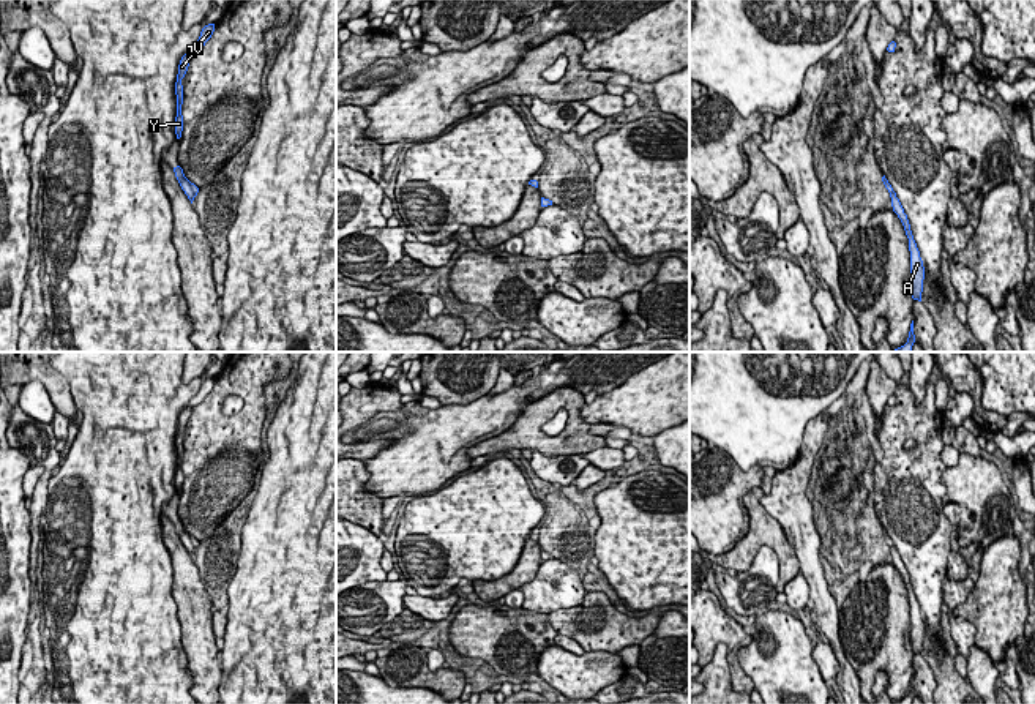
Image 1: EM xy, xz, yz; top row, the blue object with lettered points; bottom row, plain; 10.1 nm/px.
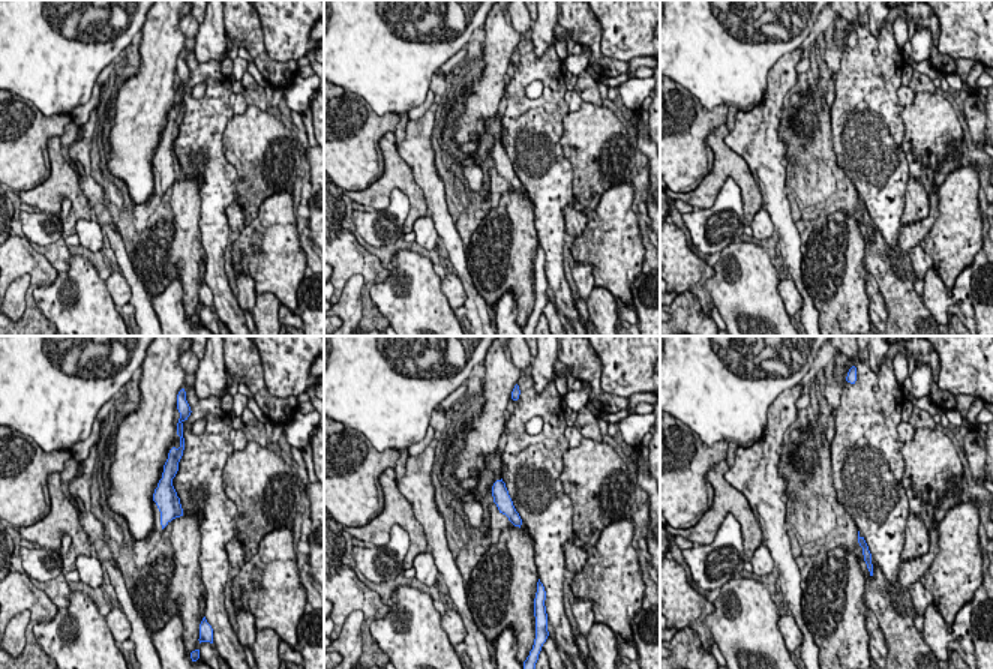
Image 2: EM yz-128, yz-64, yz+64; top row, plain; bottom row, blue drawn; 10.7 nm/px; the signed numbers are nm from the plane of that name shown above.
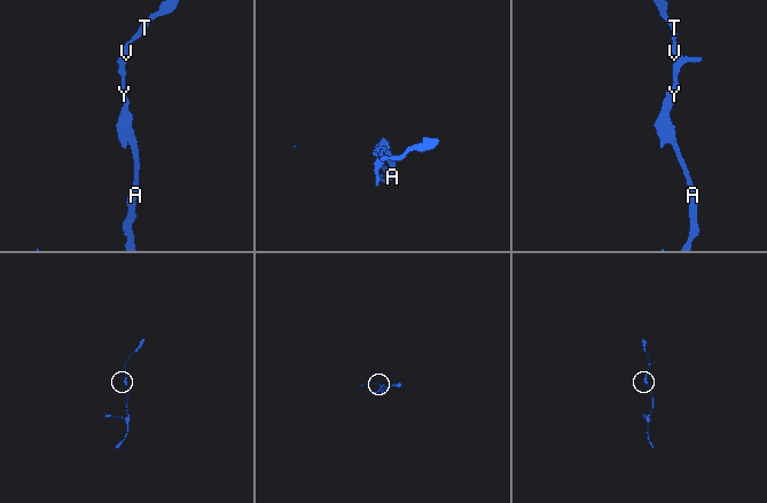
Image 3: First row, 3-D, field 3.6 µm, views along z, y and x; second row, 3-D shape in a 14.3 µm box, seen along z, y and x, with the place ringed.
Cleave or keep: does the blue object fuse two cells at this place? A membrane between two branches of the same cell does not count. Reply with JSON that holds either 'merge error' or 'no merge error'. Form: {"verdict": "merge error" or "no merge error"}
{"verdict": "no merge error"}

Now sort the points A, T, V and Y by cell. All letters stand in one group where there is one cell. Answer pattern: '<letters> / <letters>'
A T V Y

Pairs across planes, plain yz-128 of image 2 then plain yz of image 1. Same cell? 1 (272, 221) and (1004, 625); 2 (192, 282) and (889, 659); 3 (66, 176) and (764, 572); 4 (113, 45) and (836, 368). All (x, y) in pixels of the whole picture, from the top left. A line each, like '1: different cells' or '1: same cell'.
1: same cell
2: same cell
3: different cells
4: same cell

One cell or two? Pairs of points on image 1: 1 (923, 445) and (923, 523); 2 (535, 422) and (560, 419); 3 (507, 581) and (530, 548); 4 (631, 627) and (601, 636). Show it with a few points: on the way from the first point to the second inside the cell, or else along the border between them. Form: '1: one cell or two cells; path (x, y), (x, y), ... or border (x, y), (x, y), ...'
1: one cell; path (923, 464), (923, 504)
2: two cells; border (562, 406), (541, 428), (548, 436)
3: one cell; path (516, 575), (530, 557)
4: one cell; path (623, 630), (609, 630)

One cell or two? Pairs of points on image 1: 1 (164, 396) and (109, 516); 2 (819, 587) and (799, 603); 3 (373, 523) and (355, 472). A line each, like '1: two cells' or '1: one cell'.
1: one cell
2: two cells
3: one cell

